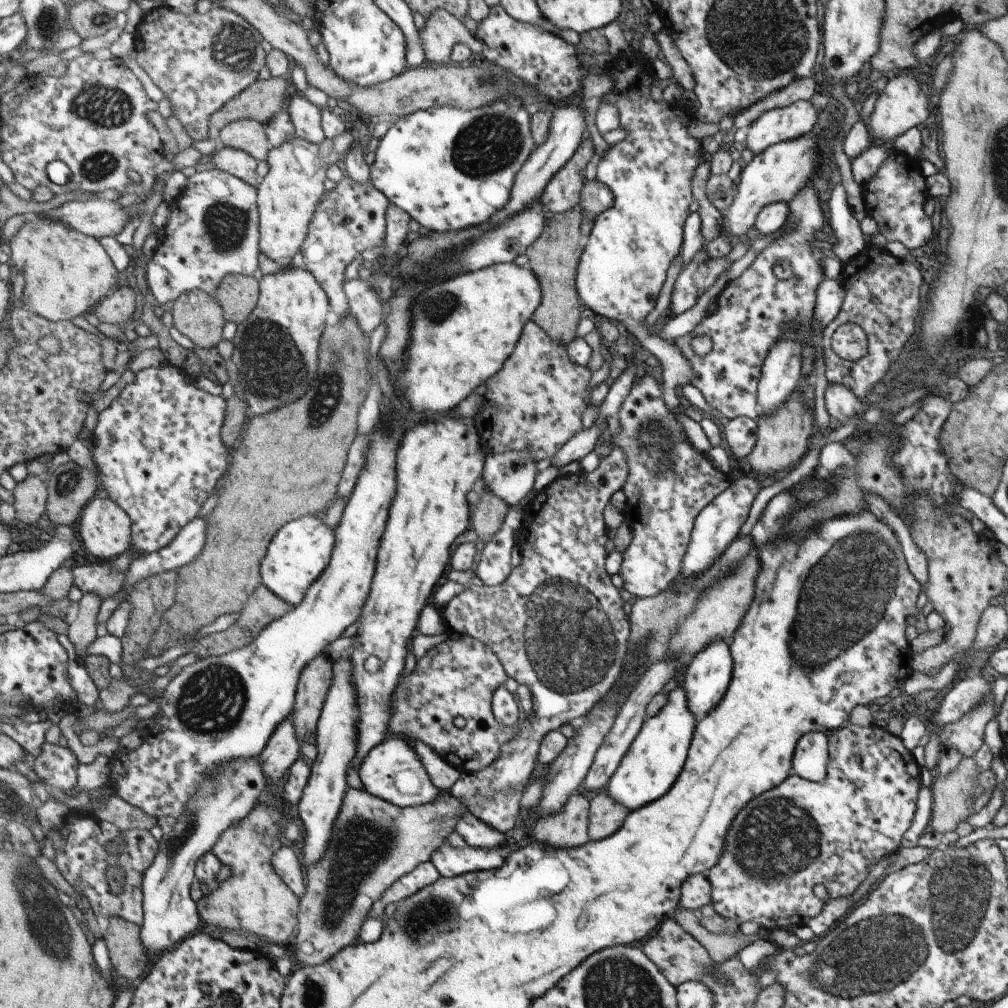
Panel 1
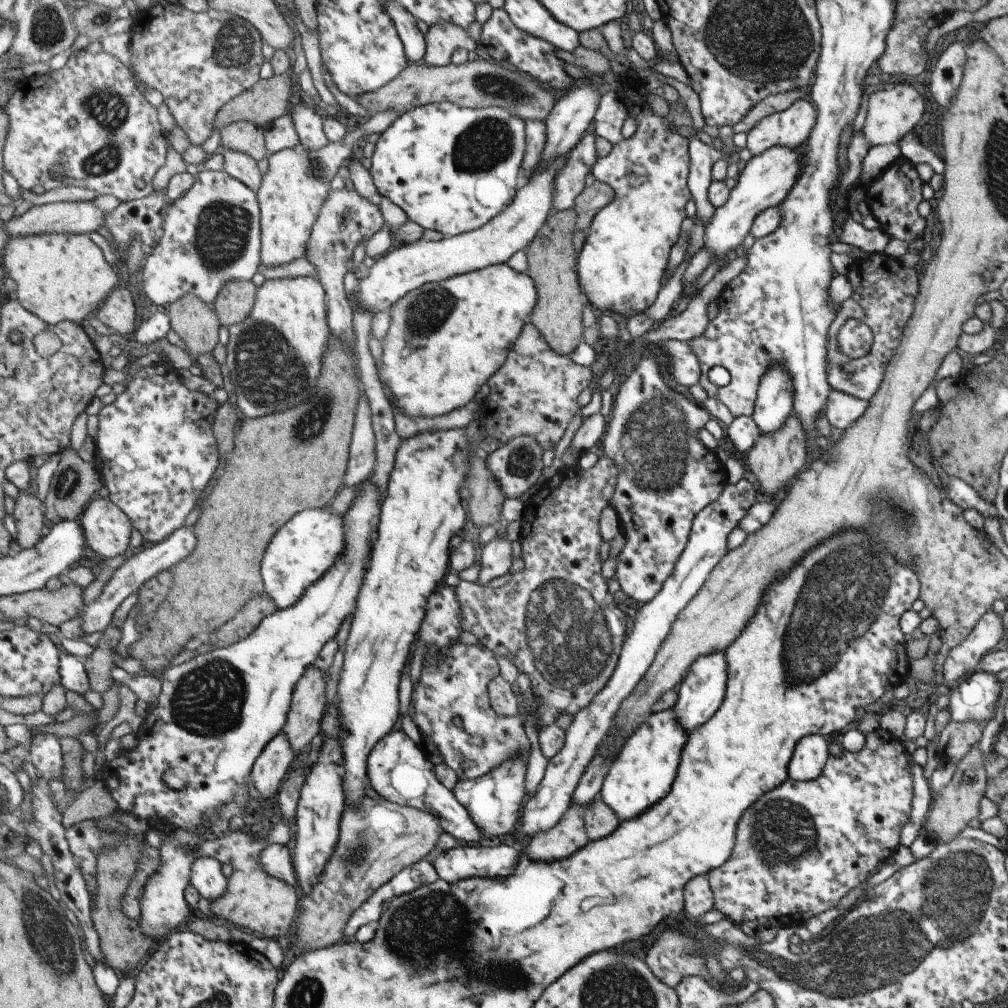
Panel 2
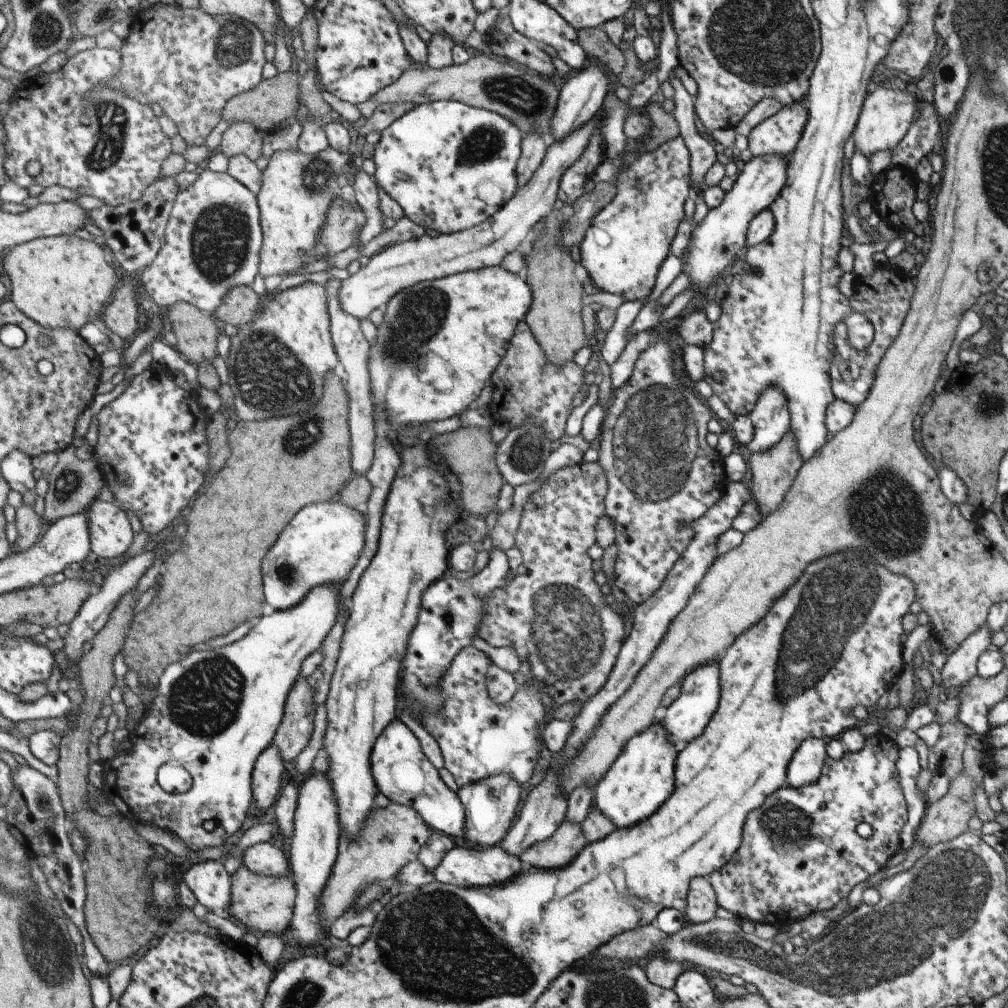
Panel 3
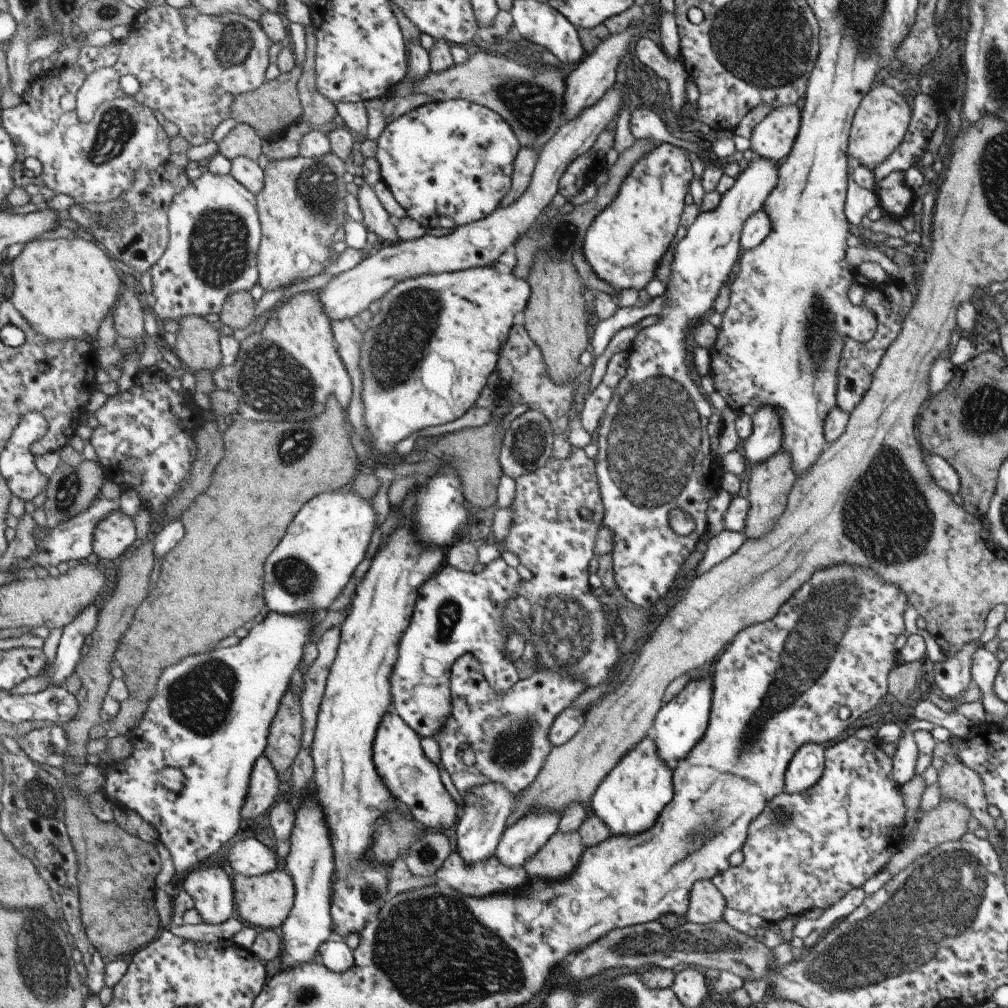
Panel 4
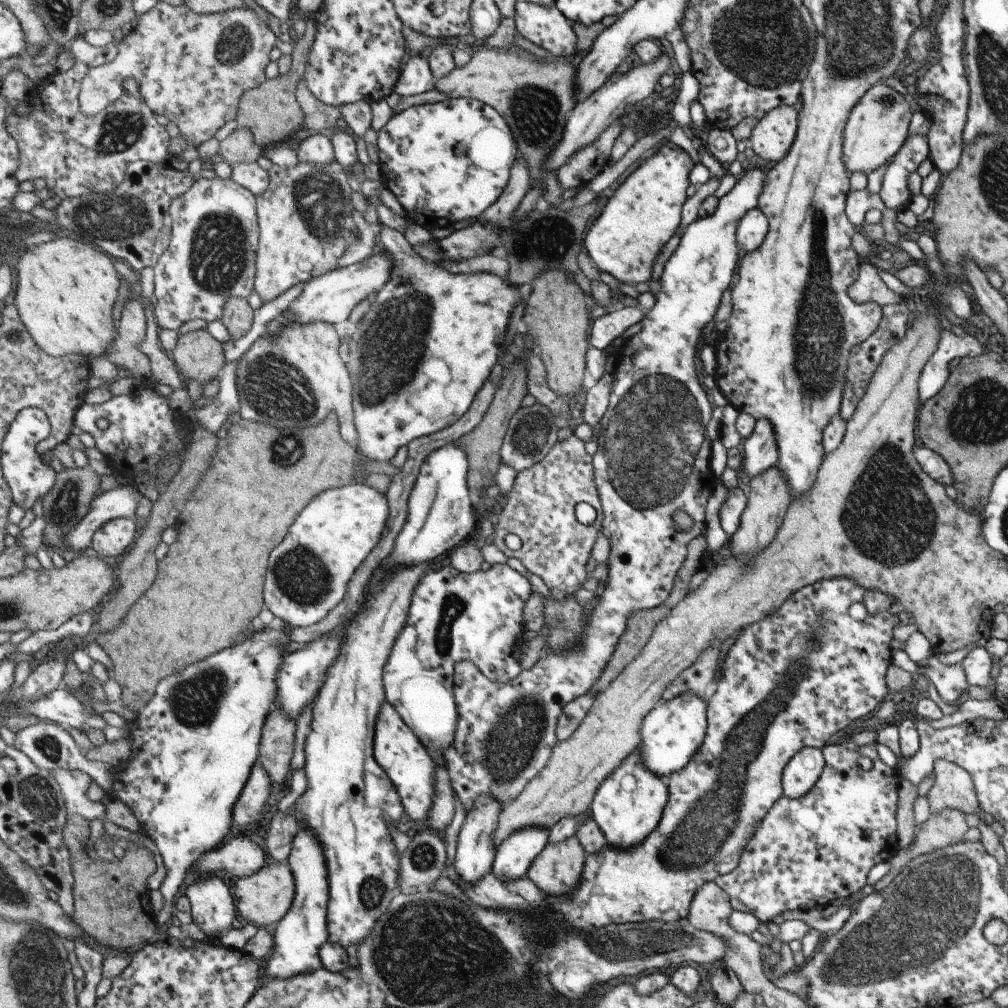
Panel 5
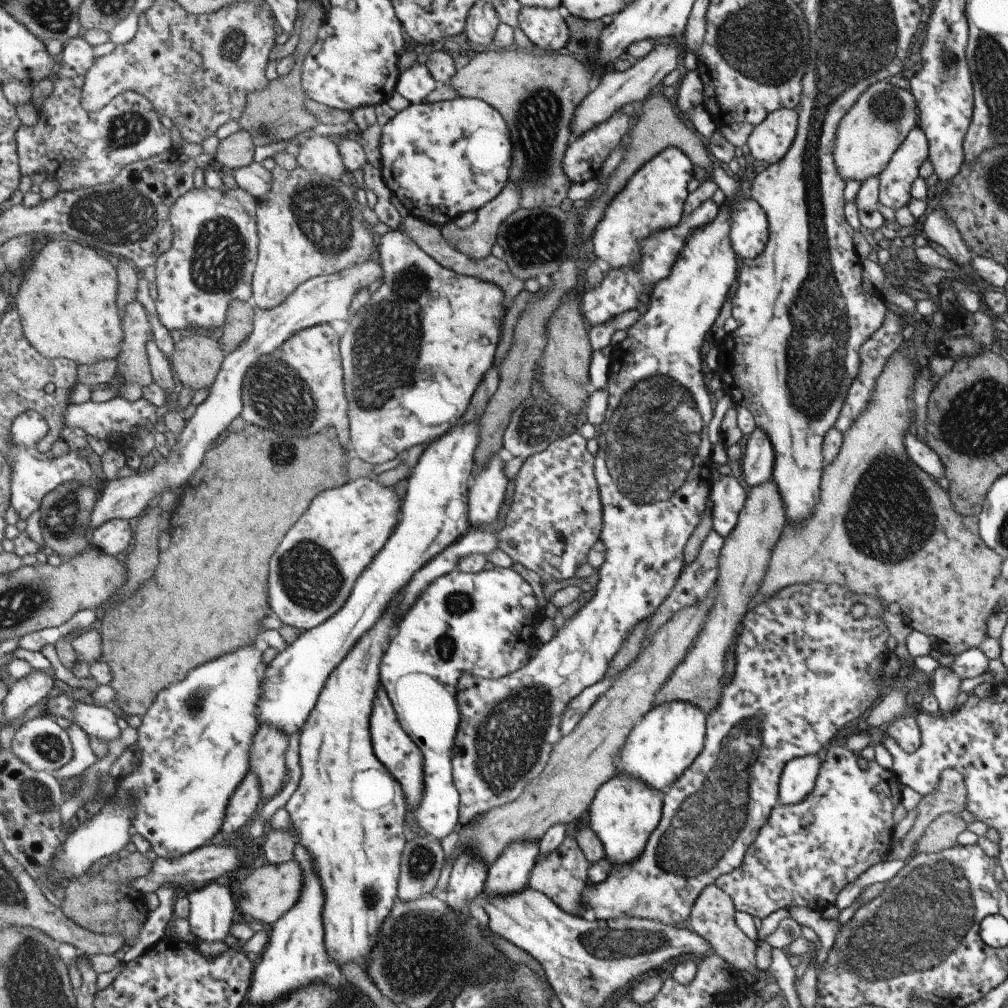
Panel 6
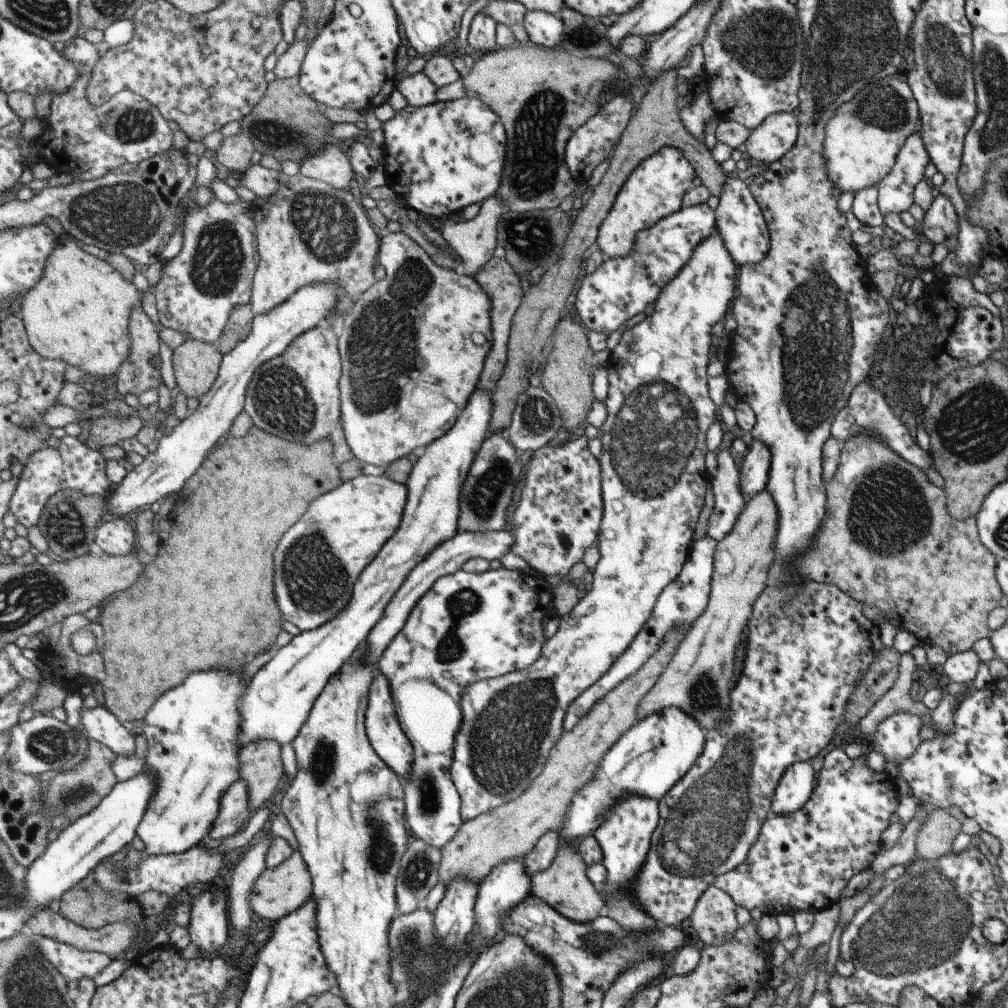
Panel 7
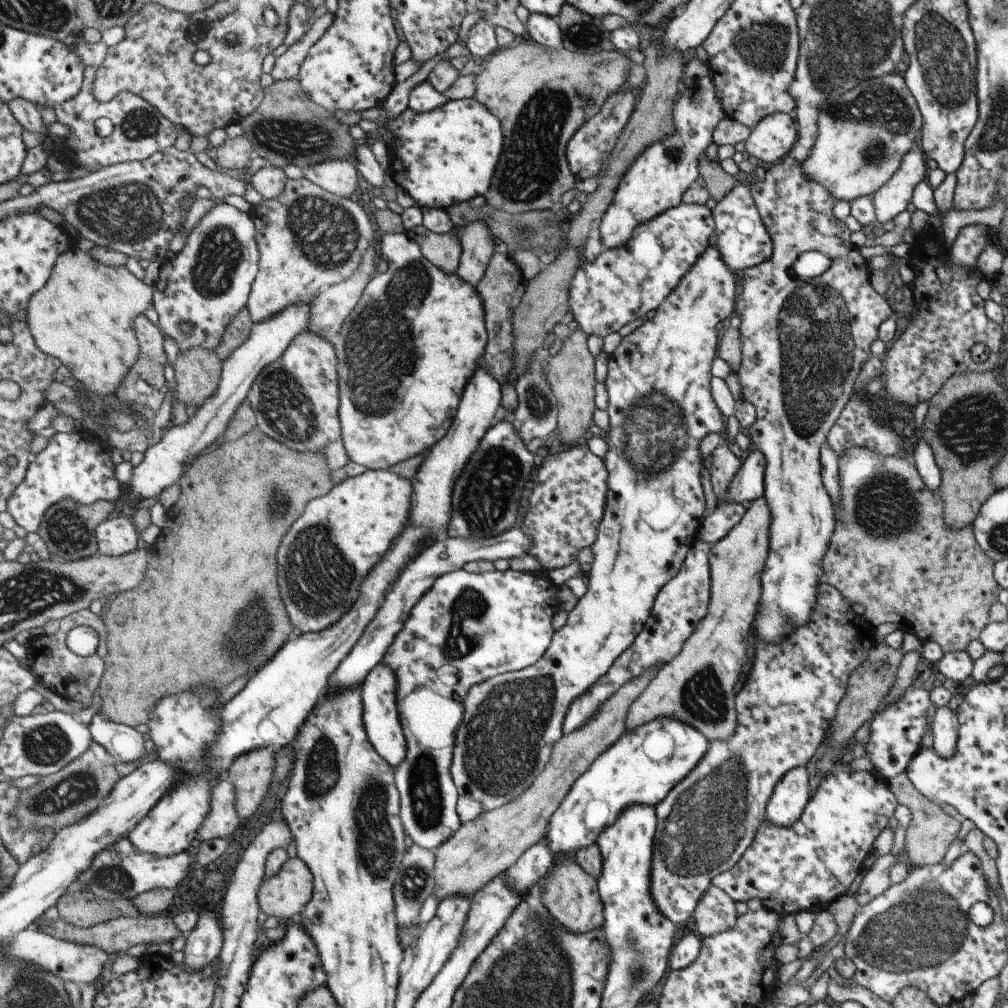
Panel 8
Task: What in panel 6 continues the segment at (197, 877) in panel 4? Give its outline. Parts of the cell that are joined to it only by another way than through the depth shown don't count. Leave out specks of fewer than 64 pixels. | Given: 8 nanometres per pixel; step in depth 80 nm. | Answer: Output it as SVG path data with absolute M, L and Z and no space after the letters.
M213 881L198 886L188 897L191 903L188 920L196 940L225 940L231 932L233 922L235 923L235 910L239 910L239 906L235 906L231 890Z

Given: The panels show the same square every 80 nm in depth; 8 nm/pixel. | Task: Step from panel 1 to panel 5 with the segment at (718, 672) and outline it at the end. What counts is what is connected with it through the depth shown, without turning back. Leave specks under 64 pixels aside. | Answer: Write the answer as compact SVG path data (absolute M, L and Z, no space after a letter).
M683 693L668 701L661 701L642 720L642 742L638 753L642 763L655 776L667 779L672 772L683 768L697 747L702 743L706 731L706 703L693 693Z

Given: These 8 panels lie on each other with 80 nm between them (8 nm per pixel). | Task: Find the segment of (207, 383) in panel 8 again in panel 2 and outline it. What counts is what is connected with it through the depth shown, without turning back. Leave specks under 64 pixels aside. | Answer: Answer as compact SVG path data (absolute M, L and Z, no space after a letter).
M187 295L167 306L167 313L172 322L172 330L185 342L187 350L194 356L213 352L219 344L219 330L222 321L213 304L208 305L197 295Z

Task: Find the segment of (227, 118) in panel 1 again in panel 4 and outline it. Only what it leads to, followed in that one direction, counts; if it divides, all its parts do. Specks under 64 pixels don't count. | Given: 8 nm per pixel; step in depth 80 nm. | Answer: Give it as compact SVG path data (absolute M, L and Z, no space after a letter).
M296 66L289 73L281 73L279 78L266 80L263 86L249 91L234 100L232 116L238 123L245 122L253 125L263 139L271 139L278 132L289 128L303 117L304 108L298 91L298 84L302 78L303 66Z

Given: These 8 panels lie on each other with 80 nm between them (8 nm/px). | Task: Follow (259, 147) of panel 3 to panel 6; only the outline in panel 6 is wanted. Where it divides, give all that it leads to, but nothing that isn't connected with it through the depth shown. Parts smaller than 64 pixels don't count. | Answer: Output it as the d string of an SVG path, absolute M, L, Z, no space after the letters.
M239 128L220 142L217 161L226 168L233 170L249 166L255 160L254 136L247 129Z

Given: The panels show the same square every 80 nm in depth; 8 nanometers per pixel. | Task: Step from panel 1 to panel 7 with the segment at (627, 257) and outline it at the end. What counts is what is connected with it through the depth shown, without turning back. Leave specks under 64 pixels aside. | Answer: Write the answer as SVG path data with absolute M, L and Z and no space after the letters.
M661 147L657 152L654 152L650 157L642 160L633 171L630 172L629 178L622 184L621 190L614 200L610 212L606 218L602 220L601 226L598 228L597 238L595 239L595 250L599 250L607 259L618 259L619 257L626 257L630 255L634 248L634 240L637 238L639 231L651 228L658 220L677 212L682 206L682 196L693 185L693 180L696 174L687 162L684 154L673 147Z

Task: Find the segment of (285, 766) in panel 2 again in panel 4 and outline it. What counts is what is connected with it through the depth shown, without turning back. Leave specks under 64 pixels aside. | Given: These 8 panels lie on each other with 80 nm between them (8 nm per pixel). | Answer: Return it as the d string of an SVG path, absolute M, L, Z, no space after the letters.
M263 753L255 763L251 777L250 794L246 798L243 818L257 818L267 812L279 794L279 771L274 762Z

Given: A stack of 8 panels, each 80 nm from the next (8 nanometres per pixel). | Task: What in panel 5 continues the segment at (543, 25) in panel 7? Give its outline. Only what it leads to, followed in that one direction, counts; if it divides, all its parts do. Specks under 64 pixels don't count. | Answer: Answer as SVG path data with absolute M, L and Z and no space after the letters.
M518 2L514 14L517 32L546 49L550 56L571 56L578 52L573 23L555 5Z

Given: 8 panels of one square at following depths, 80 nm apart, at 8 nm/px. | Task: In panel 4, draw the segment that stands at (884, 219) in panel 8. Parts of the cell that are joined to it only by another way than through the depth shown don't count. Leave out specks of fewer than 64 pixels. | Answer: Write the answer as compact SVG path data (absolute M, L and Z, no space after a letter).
M904 170L891 171L874 184L879 210L893 218L907 216L911 212L914 192L904 181Z

